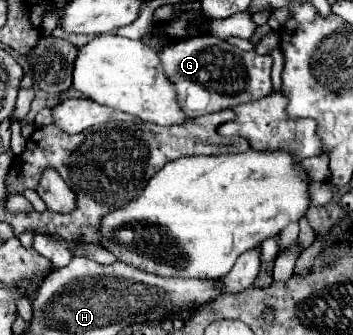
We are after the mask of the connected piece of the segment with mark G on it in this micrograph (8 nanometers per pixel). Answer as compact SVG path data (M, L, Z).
M198 36L174 44L166 44L160 52L166 76L178 90L178 104L190 116L198 118L208 112L234 108L242 102L252 102L272 94L270 70L272 56L260 56L254 50L244 52L216 36Z

